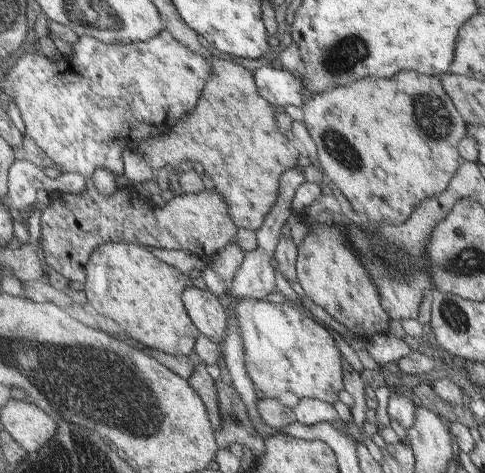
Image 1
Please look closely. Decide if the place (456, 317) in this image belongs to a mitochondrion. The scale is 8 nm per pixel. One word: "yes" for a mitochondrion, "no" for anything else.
yes

